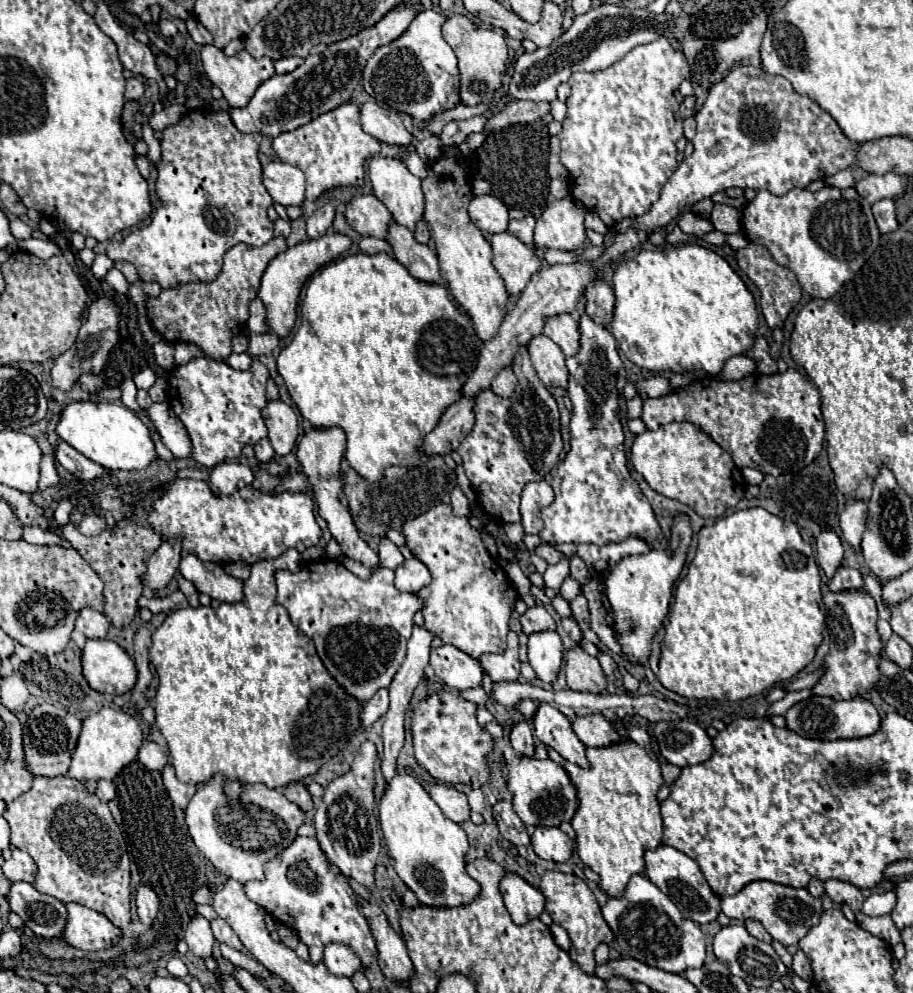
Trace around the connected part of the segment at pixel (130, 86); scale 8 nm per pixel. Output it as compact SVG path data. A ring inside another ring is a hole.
M135 77L127 79L125 99L127 99L127 101L137 101L137 99L141 99L141 95L143 95L143 83L141 83L141 81L137 81Z

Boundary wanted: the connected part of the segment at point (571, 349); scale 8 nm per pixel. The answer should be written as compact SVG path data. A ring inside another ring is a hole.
M569 313L547 319L543 335L547 335L551 341L555 341L567 357L579 353L579 347L581 347L579 325L575 323L575 319Z

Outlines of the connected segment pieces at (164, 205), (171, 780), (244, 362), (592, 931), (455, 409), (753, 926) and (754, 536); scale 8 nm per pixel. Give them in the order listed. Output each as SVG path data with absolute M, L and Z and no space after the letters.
M191 111L187 115L181 117L181 121L177 125L171 125L163 131L163 139L161 139L161 163L157 165L157 183L155 183L155 193L157 193L157 207L155 213L151 217L151 221L139 229L135 229L129 237L121 239L121 241L111 241L107 247L107 257L113 261L129 261L131 265L135 265L139 279L143 281L157 281L161 285L161 289L165 287L179 287L185 283L209 283L213 281L219 273L221 273L221 265L223 265L223 255L227 249L231 249L233 245L245 243L245 245L265 245L271 237L273 237L273 223L267 217L267 209L273 203L271 195L267 193L265 185L261 183L261 163L257 159L257 151L259 151L259 143L261 143L261 135L259 133L241 133L237 131L237 127L233 125L231 117L227 111Z
M167 765L163 769L163 783L167 787L167 793L173 801L173 805L179 805L181 809L187 807L187 803L191 801L191 797L195 795L197 787L195 785L189 785L189 783L181 783L177 777L175 777L175 769L171 765Z
M231 353L227 363L233 367L233 369L247 369L251 365L251 357L249 353Z
M547 871L541 877L541 893L545 895L545 911L551 915L553 923L561 925L571 939L571 947L569 947L569 957L589 975L593 975L595 969L595 959L593 959L593 949L599 943L611 943L613 941L613 933L609 929L609 925L605 923L601 909L597 905L595 895L591 893L591 889L587 887L587 883L583 879L579 879L577 875L565 875L559 871Z
M467 395L455 401L443 413L439 425L425 437L421 451L427 455L445 455L449 451L455 451L473 429L473 423L475 423L473 405L475 405L475 399Z
M747 919L747 921L745 921L745 927L747 927L747 931L749 931L753 937L757 937L759 941L765 941L765 943L771 943L771 941L773 941L773 937L763 929L763 925L761 925L759 921Z
M751 507L745 511L735 511L727 517L717 519L713 525L705 525L699 531L699 545L695 559L689 565L689 573L685 579L677 585L675 591L675 601L669 611L669 623L665 625L665 637L661 643L661 661L659 661L659 673L657 679L661 681L663 687L689 697L689 699L747 699L753 695L763 693L765 689L773 687L779 681L789 681L795 677L801 669L805 669L813 657L817 647L821 645L821 633L825 629L825 611L821 611L821 577L819 577L819 567L815 563L811 545L805 543L799 535L799 529L795 523L785 523L777 515L771 515L769 511L761 507Z

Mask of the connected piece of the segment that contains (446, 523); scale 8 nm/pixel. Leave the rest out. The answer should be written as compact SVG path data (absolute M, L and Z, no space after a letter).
M441 503L425 515L407 521L403 533L411 553L425 563L433 575L433 581L417 593L425 603L423 627L433 633L433 637L475 659L483 653L503 653L507 647L509 619L519 595L513 583L511 593L505 593L509 587L507 577L487 555L479 531L469 525L467 517L455 517L451 507Z

